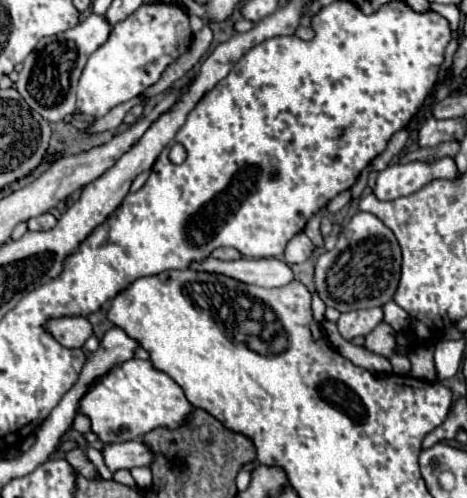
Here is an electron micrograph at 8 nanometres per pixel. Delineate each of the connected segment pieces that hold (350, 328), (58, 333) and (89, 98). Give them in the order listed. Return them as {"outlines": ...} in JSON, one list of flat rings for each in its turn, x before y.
{"outlines":[[[380,307,342,313,338,319,338,331,346,341,352,341,358,335,368,335,382,321,382,317,384,313]],[[76,315,76,317,58,317,58,319,48,319,44,323,44,329,64,347,76,349,84,347,86,339,92,335,92,325,86,317]],[[174,3,142,5,130,17,116,23,108,41,88,57,78,81,78,111,92,117,104,117,116,105,138,97,160,79,162,71,174,59,188,51,190,43,192,31,182,7]]]}

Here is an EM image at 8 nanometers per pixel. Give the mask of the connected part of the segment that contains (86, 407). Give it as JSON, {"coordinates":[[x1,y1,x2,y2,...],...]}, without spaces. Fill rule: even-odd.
{"coordinates":[[128,359,112,367,100,381,88,387,88,393,78,401,78,413,90,419,92,433,104,445,142,439,156,427,178,427,194,407,184,397,184,391,150,361]]}

